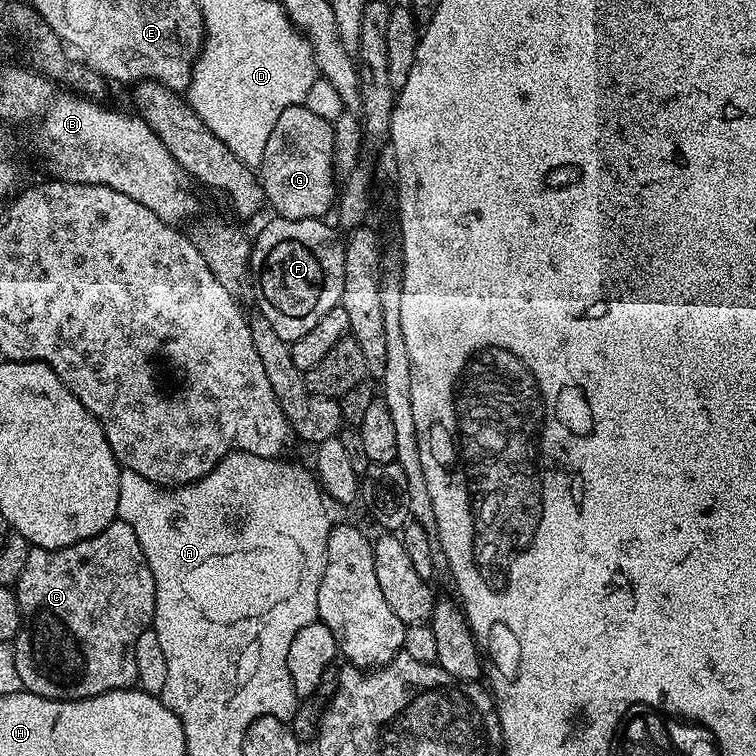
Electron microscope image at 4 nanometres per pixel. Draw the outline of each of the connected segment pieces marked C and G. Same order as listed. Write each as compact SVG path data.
M120 519L113 520L106 530L96 536L86 538L77 544L65 548L37 548L29 547L26 566L22 566L22 574L16 579L14 585L16 601L20 607L21 617L26 621L26 630L17 634L12 653L18 666L18 676L24 683L23 691L33 692L42 698L51 700L88 700L103 692L117 692L119 688L132 688L137 683L135 668L135 642L143 631L150 628L152 615L156 609L156 583L154 574L150 574L150 566L142 554L142 546L138 542L138 534L126 522Z
M304 103L290 106L290 110L282 110L266 142L266 154L262 154L258 169L267 207L272 207L279 219L311 220L327 217L331 208L333 211L338 196L337 185L332 185L333 127L333 121L320 118Z

